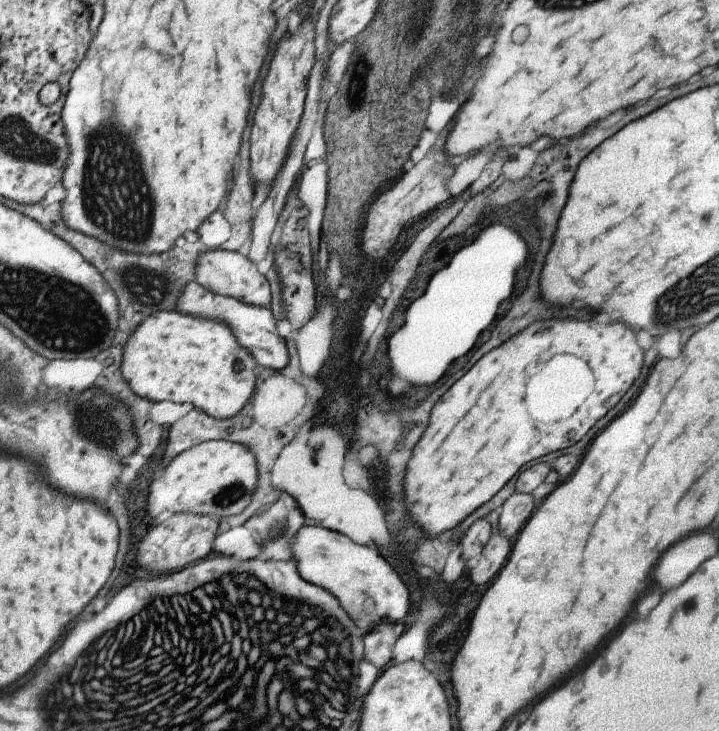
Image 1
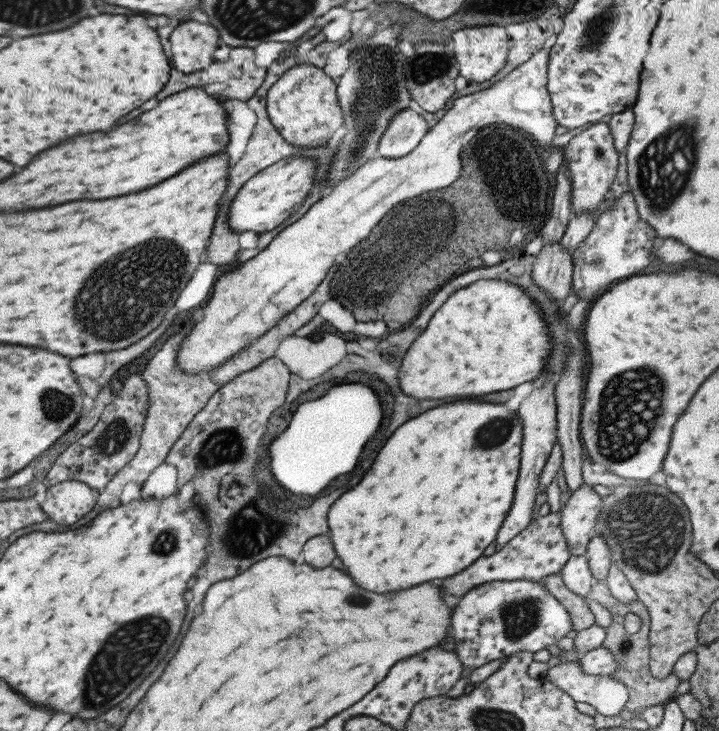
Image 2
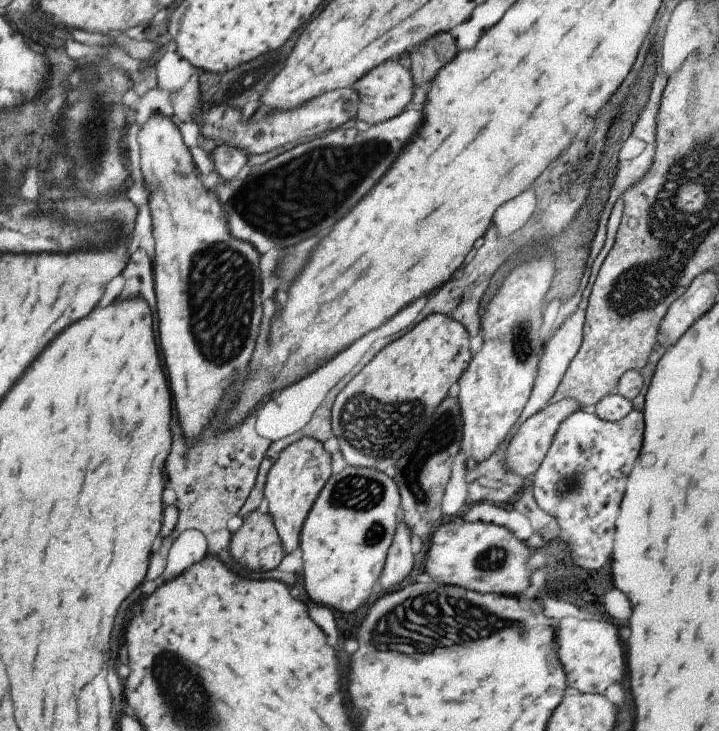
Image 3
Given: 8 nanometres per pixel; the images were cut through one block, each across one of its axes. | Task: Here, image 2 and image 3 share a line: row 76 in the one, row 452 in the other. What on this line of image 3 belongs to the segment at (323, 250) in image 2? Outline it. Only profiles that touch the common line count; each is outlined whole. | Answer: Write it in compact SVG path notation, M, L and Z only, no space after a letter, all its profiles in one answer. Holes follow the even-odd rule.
M563 399L555 404L547 404L544 410L539 410L533 416L526 418L504 448L502 465L508 471L521 478L529 476L529 474L533 476L537 467L544 459L558 424L569 413L575 412L577 409L581 409L581 407L573 399Z

